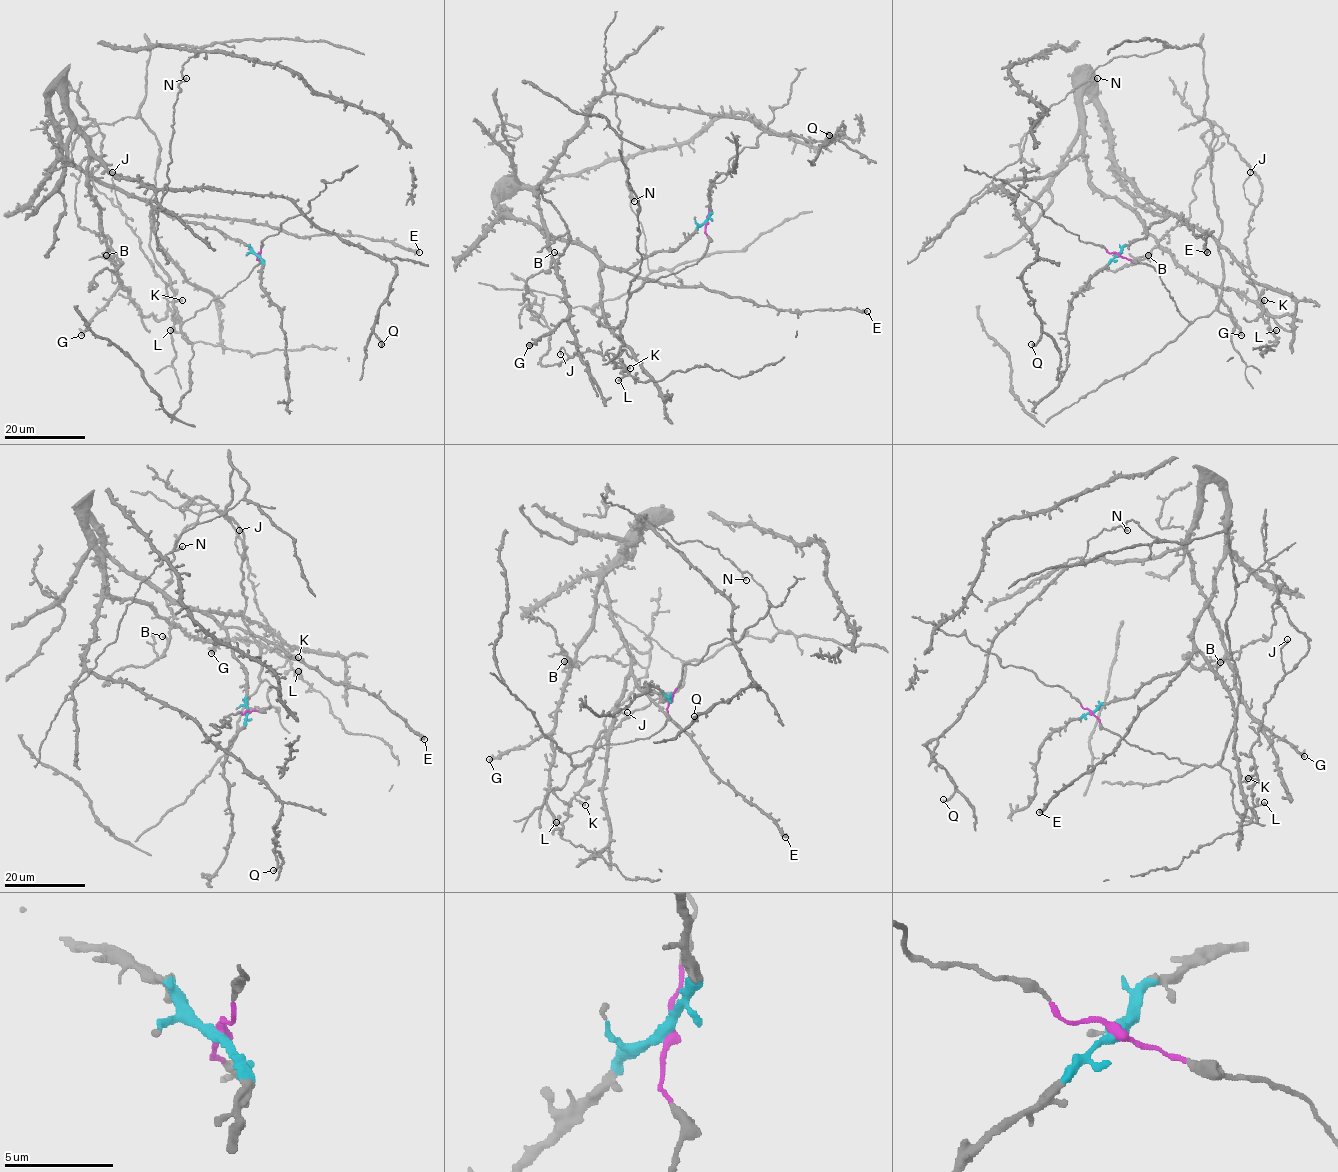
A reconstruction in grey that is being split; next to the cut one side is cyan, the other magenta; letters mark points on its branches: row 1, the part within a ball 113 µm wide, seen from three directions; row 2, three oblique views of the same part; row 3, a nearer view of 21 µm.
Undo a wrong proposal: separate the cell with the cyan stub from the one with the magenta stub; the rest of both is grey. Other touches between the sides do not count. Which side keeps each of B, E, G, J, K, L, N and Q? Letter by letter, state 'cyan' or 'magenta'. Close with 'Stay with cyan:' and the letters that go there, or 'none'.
B: cyan
E: cyan
G: cyan
J: cyan
K: cyan
L: cyan
N: magenta
Q: cyan
Stay with cyan: B, E, G, J, K, L, Q

